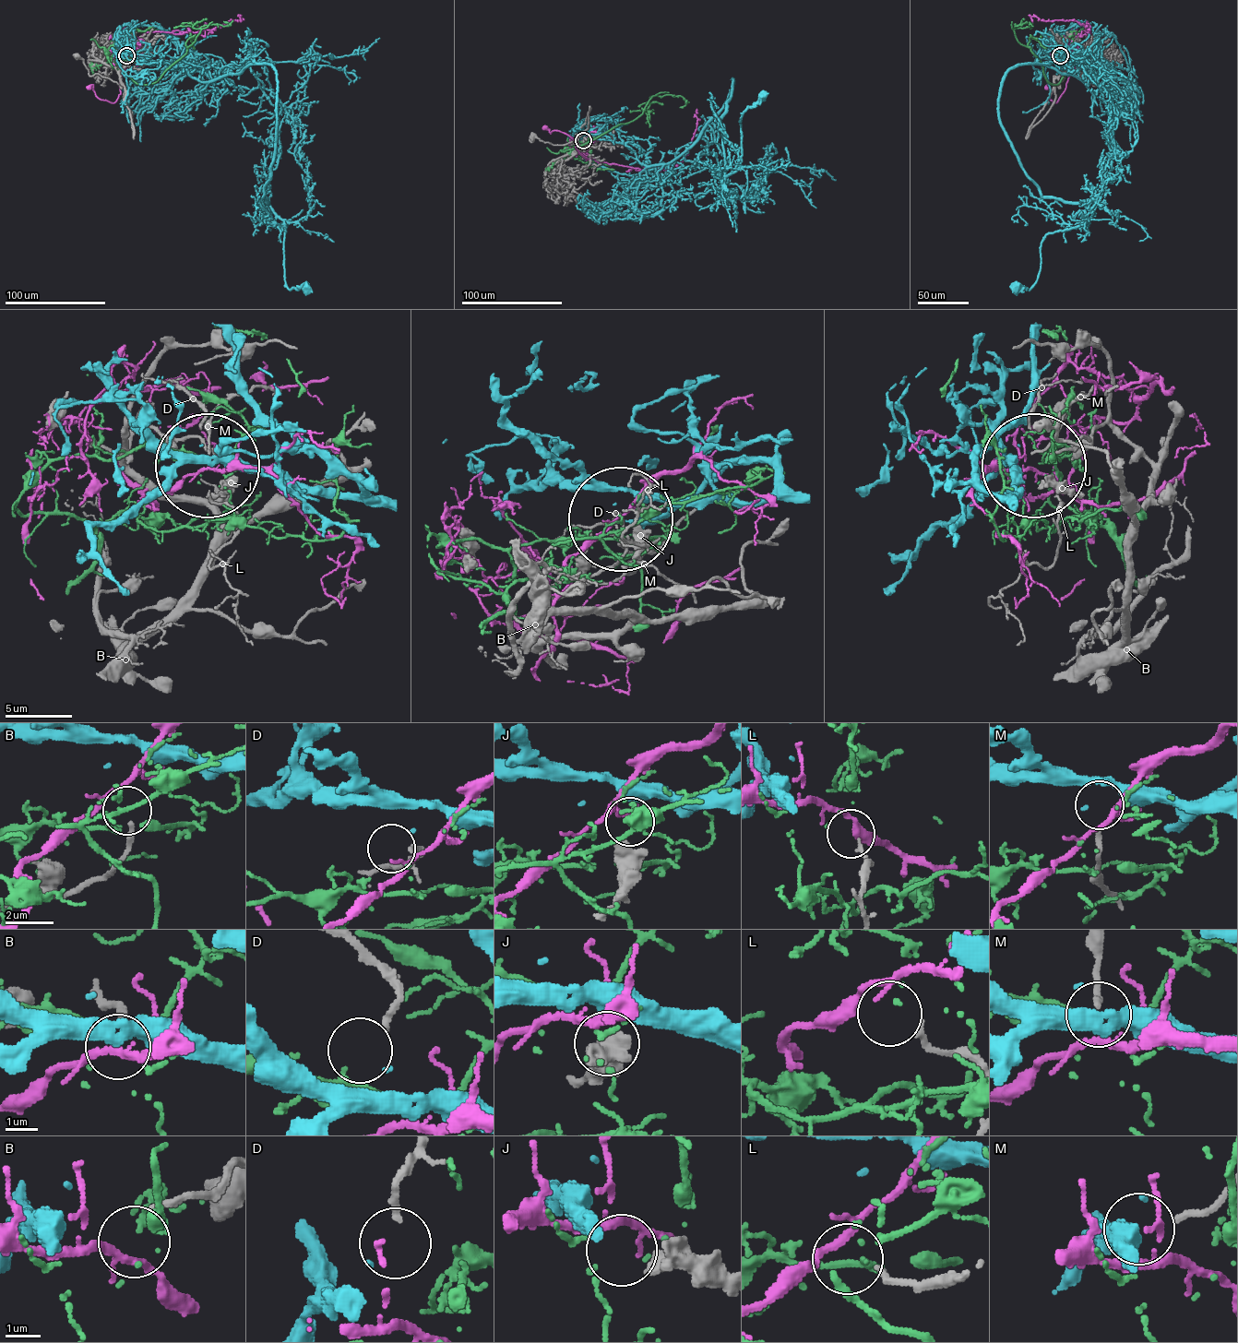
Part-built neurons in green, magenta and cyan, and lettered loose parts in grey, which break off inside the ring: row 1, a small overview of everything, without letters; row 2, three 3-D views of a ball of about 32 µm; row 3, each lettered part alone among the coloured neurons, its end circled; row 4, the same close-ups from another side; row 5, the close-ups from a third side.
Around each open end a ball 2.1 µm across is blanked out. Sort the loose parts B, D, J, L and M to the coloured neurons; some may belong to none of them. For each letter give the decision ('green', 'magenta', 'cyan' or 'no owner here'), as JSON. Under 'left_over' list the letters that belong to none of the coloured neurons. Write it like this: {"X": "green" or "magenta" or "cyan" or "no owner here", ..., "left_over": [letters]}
{"B": "no owner here", "D": "no owner here", "J": "no owner here", "L": "magenta", "M": "cyan", "left_over": ["B", "D", "J"]}

